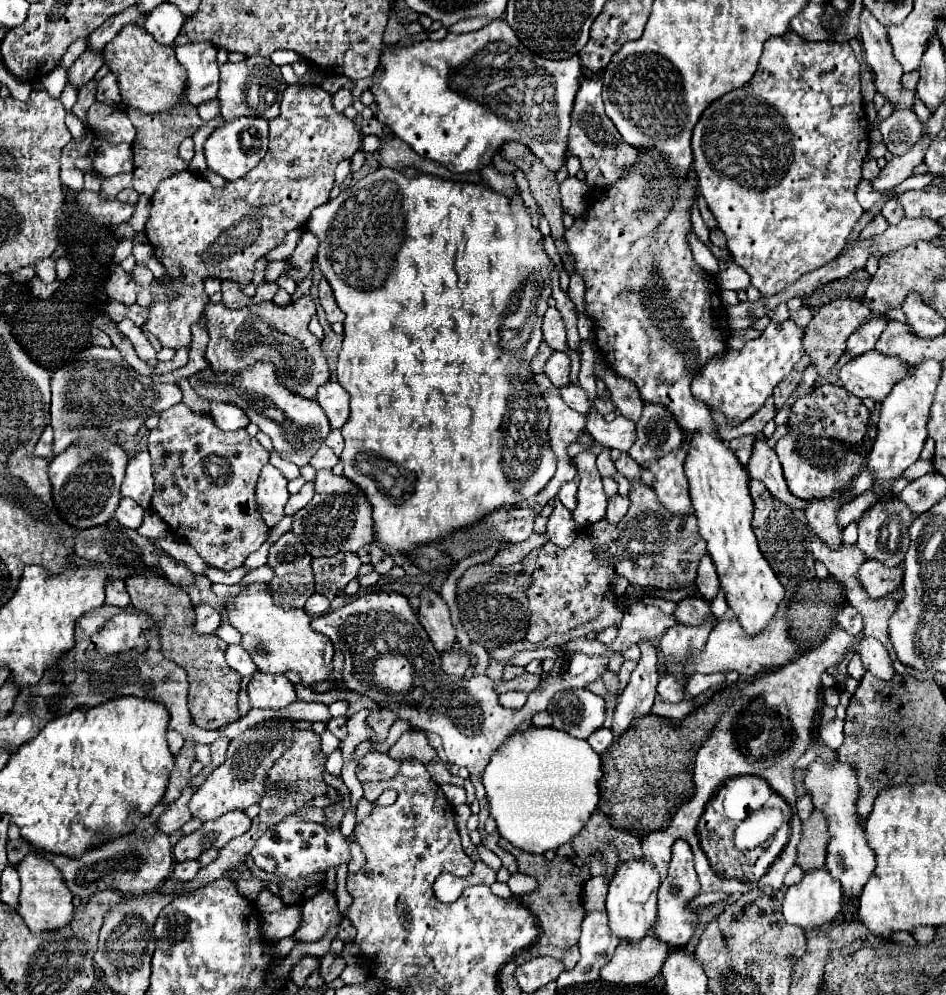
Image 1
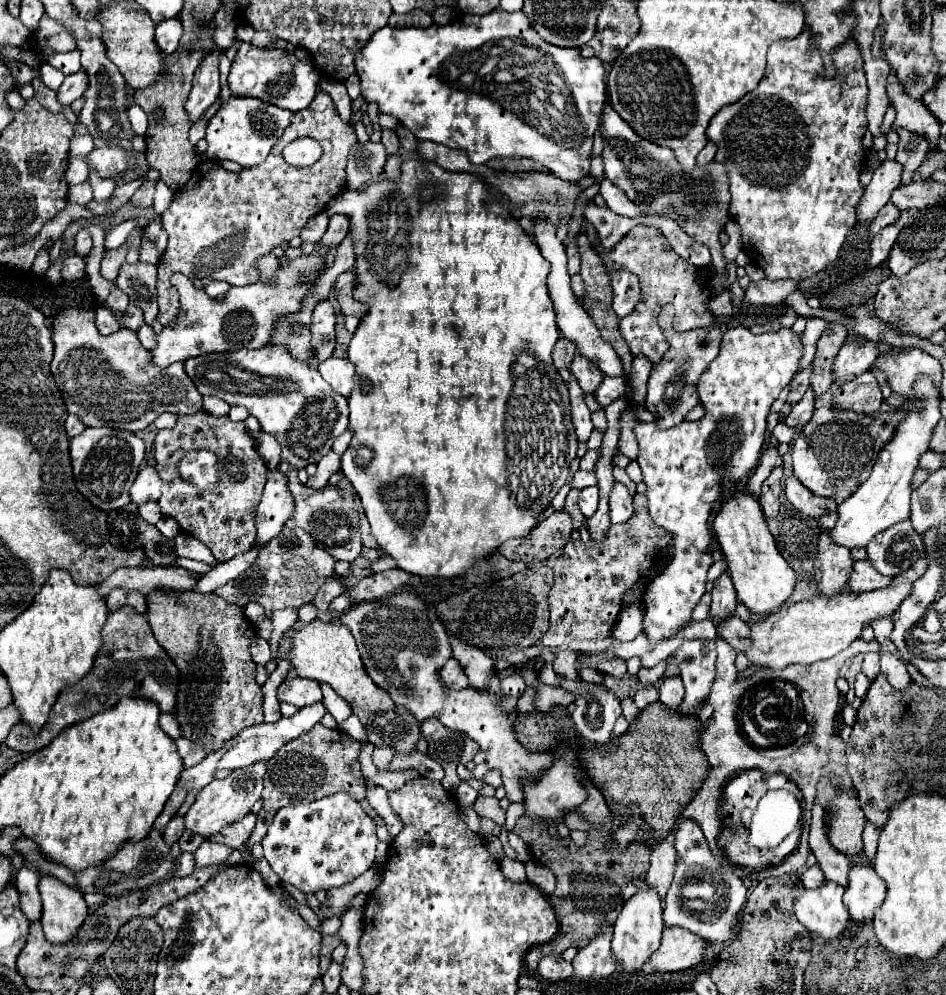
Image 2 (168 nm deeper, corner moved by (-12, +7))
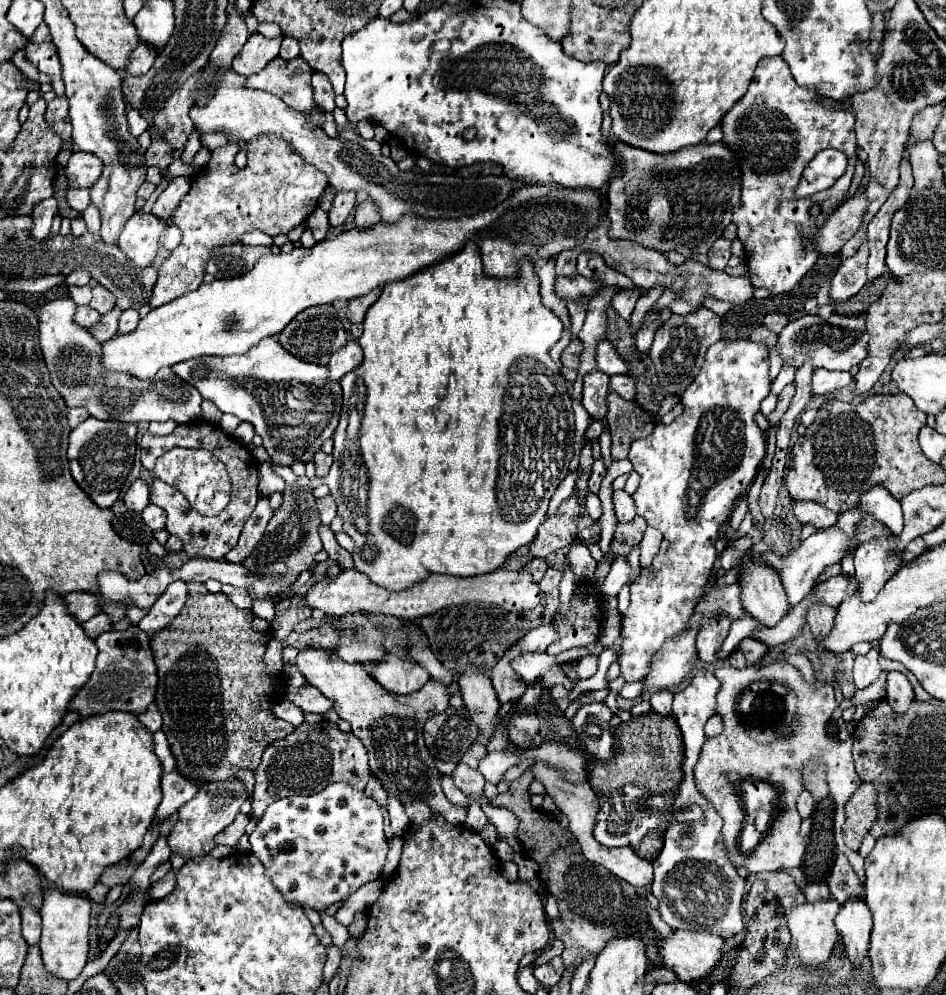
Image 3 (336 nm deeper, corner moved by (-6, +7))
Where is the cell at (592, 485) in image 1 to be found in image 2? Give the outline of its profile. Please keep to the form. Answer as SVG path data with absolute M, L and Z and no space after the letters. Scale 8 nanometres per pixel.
M614 484L614 490L610 494L610 518L612 524L624 524L632 518L634 514L634 504L632 504L634 496L628 492L626 486L622 484Z

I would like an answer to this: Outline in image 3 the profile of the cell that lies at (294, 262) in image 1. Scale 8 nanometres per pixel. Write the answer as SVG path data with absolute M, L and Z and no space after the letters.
M336 192L336 198L332 202L332 208L328 212L328 218L330 218L330 226L332 228L338 228L346 222L348 214L352 212L356 204L356 194L354 192Z

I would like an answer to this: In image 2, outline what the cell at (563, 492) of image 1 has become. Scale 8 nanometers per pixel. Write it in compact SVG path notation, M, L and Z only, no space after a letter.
M590 486L590 488L584 488L580 492L580 498L578 498L578 504L580 504L580 510L586 518L590 518L596 508L598 508L598 486Z

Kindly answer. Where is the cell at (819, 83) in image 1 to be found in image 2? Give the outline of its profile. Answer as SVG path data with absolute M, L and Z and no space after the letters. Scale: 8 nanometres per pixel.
M800 34L788 42L774 42L767 52L766 72L764 78L760 80L758 88L746 94L742 100L736 104L730 104L722 108L708 126L708 138L718 144L718 154L716 162L724 162L728 166L730 174L730 192L732 192L732 202L730 202L730 216L732 220L738 222L742 230L742 244L744 252L750 258L752 264L760 266L766 274L768 280L794 280L800 282L804 278L814 276L816 272L824 270L828 264L832 264L838 258L838 252L848 236L848 232L856 224L856 202L860 200L862 186L860 186L860 170L862 170L862 160L864 160L864 148L862 148L862 136L868 128L866 122L866 102L868 102L868 86L866 86L866 74L862 68L862 58L858 52L856 42L850 42L836 54L836 66L840 66L840 78L820 78L820 74L812 74L816 66L820 66L820 58L804 58L808 54L808 34Z

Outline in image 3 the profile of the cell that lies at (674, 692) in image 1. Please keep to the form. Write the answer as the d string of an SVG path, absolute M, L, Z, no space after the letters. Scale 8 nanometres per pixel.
M658 690L652 694L650 698L650 704L652 704L652 710L662 714L662 716L668 716L672 712L672 692L668 690Z

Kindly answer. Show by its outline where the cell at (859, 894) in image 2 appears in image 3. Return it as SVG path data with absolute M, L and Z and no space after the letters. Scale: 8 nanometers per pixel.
M850 898L850 902L844 902L834 922L852 964L858 968L868 952L868 940L872 930L870 908L866 906L864 898Z

